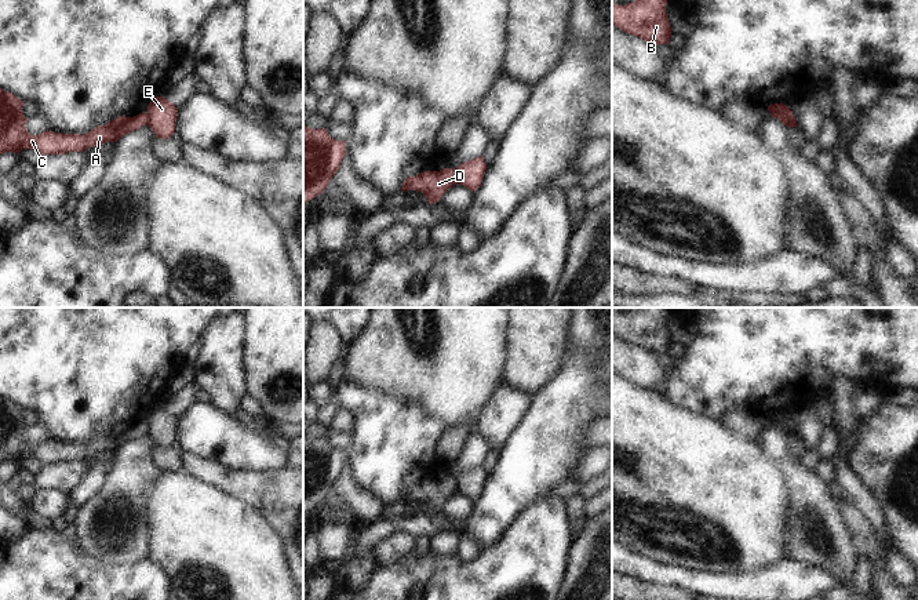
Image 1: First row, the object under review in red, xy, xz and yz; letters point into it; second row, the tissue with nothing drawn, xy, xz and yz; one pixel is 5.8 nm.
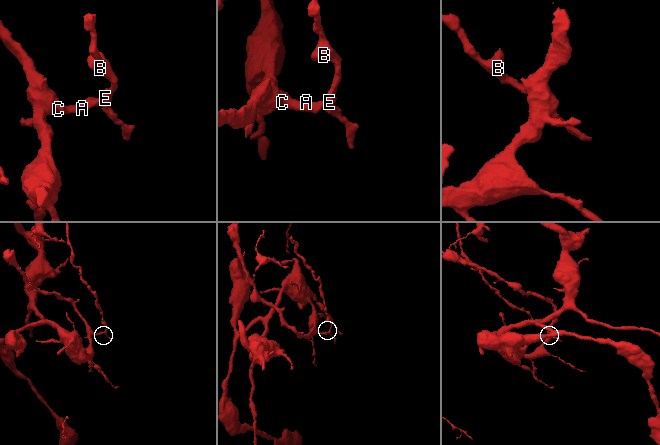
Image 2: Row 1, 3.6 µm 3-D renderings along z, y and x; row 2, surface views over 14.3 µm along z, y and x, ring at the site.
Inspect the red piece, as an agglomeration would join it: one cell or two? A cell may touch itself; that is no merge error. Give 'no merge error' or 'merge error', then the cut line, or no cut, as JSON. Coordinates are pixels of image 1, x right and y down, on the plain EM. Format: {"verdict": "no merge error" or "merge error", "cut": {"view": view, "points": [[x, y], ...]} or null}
{"verdict": "merge error", "cut": {"view": "xz", "points": [[455, 479], [456, 491]]}}

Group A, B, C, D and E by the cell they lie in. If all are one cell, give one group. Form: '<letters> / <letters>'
A C D / B E

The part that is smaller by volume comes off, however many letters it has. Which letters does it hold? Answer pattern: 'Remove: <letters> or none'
Remove: A, C, D

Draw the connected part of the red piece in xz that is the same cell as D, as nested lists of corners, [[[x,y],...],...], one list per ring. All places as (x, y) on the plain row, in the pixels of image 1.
[[[442,477],[440,480],[425,480],[405,487],[401,499],[422,501],[429,513],[433,513],[440,510],[442,503],[453,494],[456,494],[456,479]]]

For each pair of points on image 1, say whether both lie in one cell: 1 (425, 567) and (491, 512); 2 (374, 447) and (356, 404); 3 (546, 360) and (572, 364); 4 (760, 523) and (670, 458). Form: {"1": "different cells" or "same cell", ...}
{"1": "different cells", "2": "same cell", "3": "different cells", "4": "same cell"}

